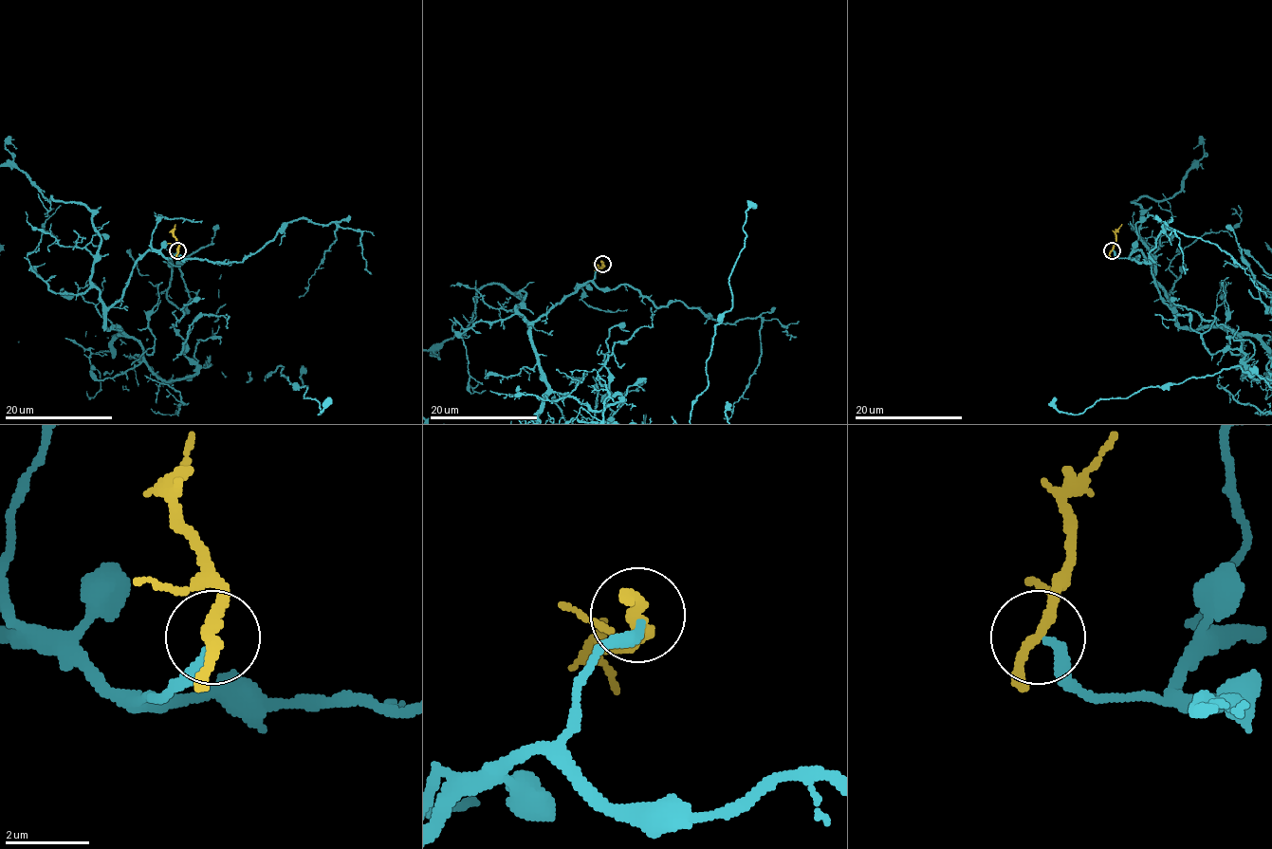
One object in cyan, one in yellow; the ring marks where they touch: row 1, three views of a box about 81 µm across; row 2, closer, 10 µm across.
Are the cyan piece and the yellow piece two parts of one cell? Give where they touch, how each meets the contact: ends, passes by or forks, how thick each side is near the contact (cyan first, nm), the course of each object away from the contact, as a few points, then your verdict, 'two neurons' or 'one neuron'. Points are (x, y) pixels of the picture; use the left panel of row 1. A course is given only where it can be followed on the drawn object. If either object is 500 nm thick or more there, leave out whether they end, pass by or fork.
at (177, 250); cyan ends there; yellow passes by; 260 nm thick on the cyan side, 260 nm on the other; yellow runs (177, 249), (175, 224); two neurons

